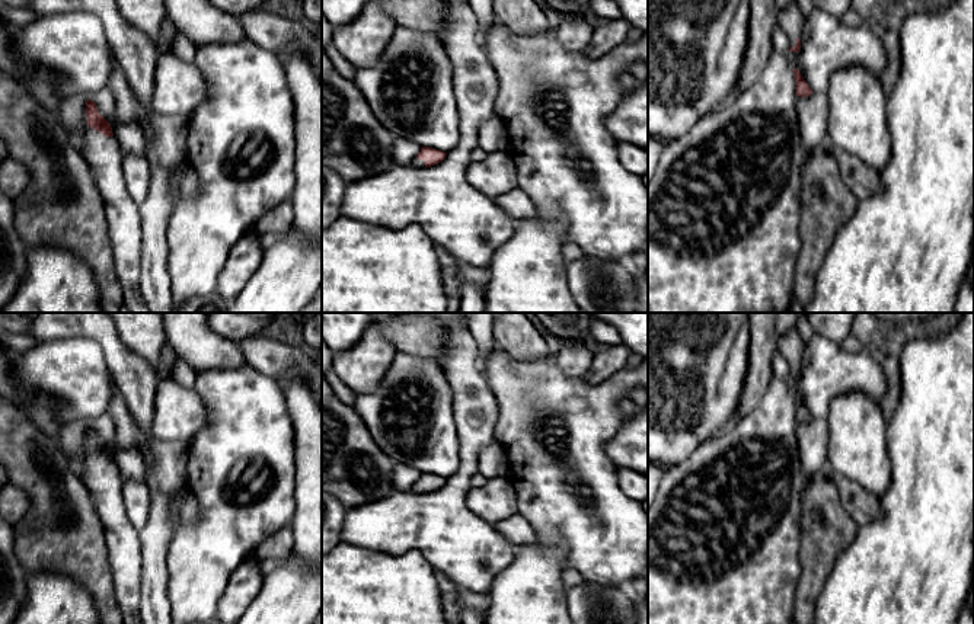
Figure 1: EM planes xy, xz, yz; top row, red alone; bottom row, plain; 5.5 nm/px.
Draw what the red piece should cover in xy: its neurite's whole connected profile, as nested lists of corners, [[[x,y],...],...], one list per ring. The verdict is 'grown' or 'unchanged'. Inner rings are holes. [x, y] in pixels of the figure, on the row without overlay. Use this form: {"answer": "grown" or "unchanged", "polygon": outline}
{"answer": "grown", "polygon": [[[90,425],[86,428],[86,441],[89,452],[79,473],[103,525],[116,602],[124,624],[143,624],[138,612],[143,583],[140,531],[132,527],[125,513],[122,477],[111,449]]]}

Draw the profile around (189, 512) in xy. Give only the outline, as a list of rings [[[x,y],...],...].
[[[191,492],[183,497],[179,518],[182,525],[194,525],[199,518],[199,505]]]

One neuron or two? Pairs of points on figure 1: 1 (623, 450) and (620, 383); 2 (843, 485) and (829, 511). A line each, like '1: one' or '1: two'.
1: two
2: two

